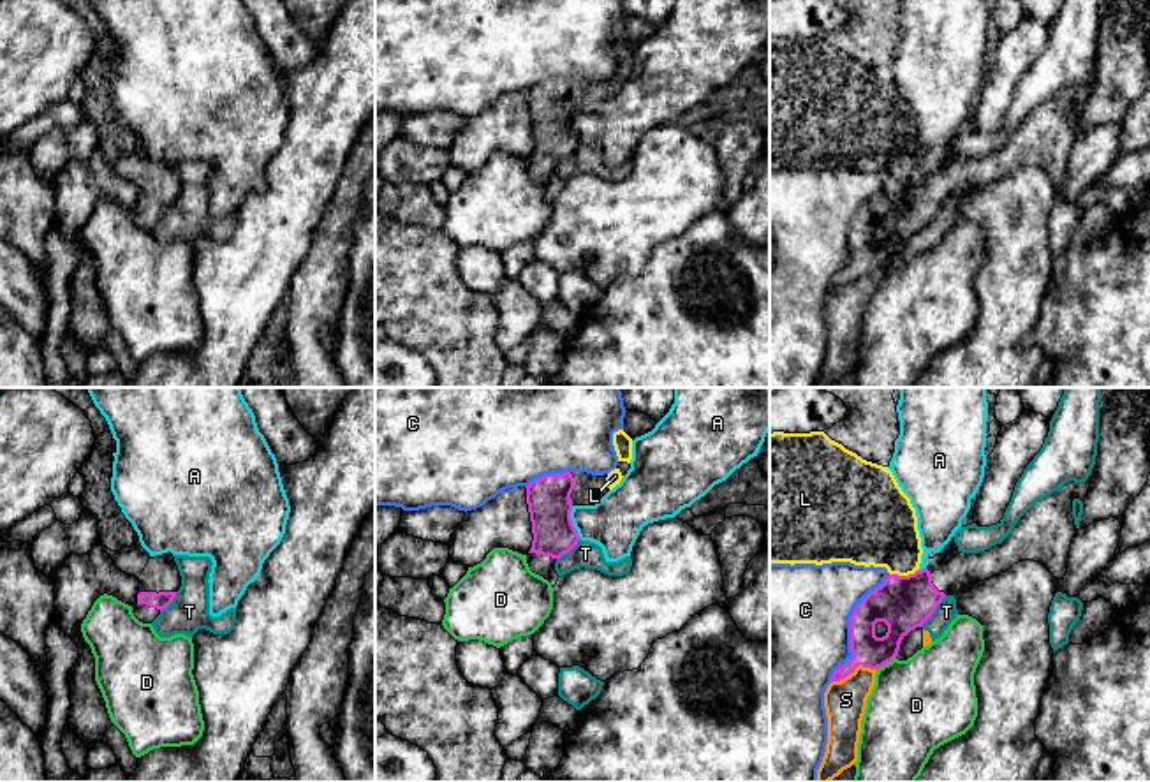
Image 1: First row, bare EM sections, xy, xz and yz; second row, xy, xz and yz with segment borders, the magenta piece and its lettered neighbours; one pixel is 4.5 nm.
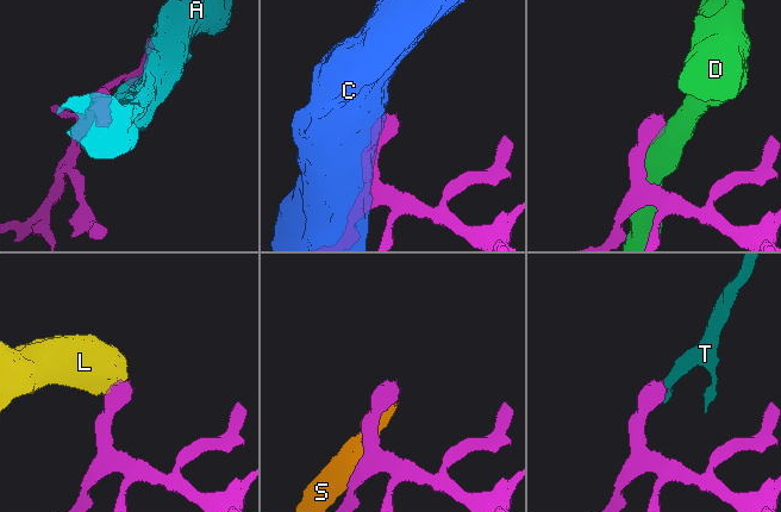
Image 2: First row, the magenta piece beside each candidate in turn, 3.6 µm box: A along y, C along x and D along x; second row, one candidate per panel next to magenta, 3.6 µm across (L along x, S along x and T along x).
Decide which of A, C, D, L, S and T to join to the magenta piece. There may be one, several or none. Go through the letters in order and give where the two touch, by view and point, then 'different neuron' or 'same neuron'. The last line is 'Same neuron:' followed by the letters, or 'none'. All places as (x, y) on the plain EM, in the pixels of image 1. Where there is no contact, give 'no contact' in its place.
A: contact xz (571, 127); different neuron
C: contact yz (851, 233); different neuron
D: contact yz (886, 268); different neuron
L: contact yz (902, 182); same neuron
S: contact yz (853, 275); different neuron
T: contact yz (934, 215); different neuron
Same neuron: L

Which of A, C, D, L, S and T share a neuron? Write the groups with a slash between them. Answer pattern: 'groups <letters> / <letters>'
groups A / C / D / L / S T

